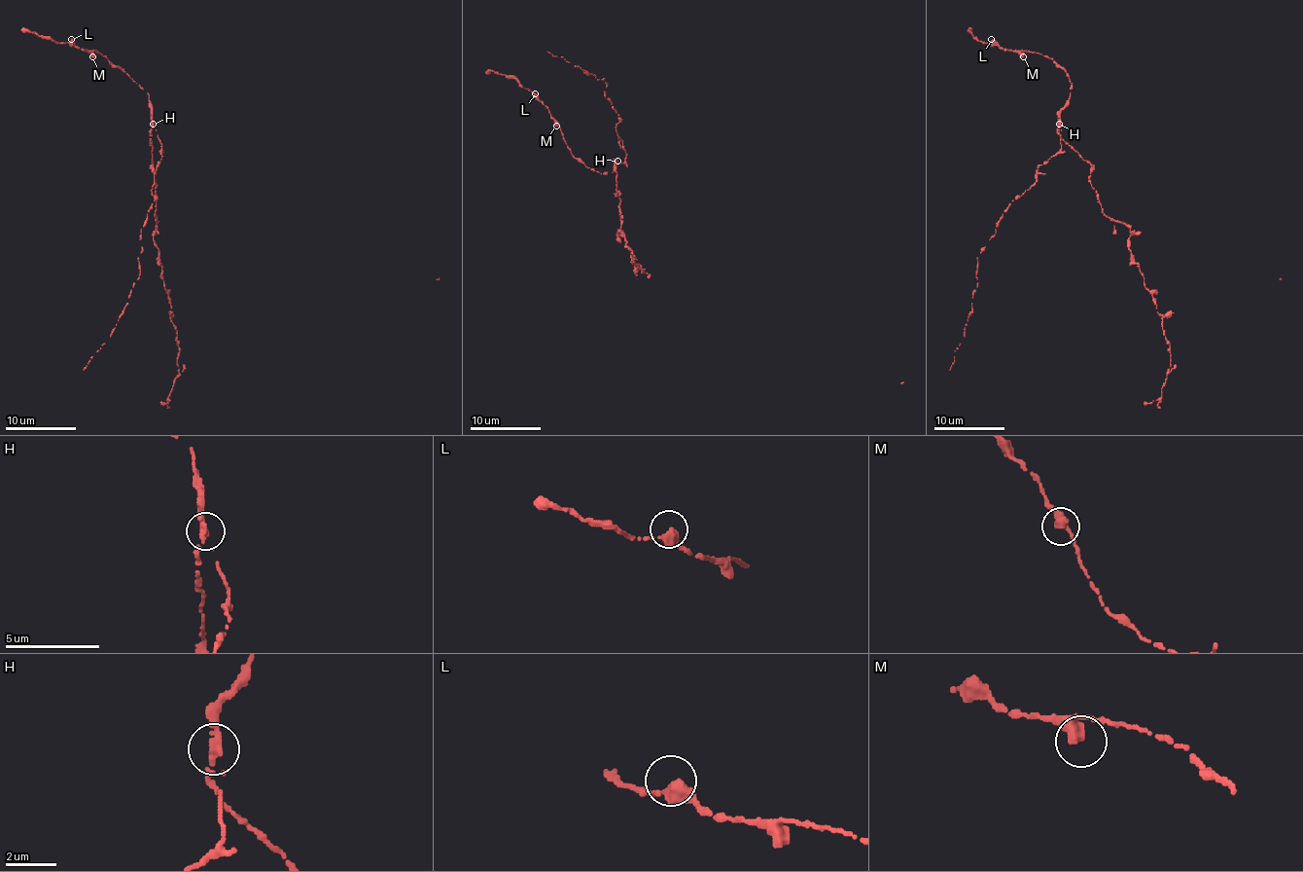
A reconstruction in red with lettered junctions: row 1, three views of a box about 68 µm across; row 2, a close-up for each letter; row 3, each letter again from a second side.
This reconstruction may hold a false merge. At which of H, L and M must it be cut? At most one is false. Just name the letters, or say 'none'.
H

